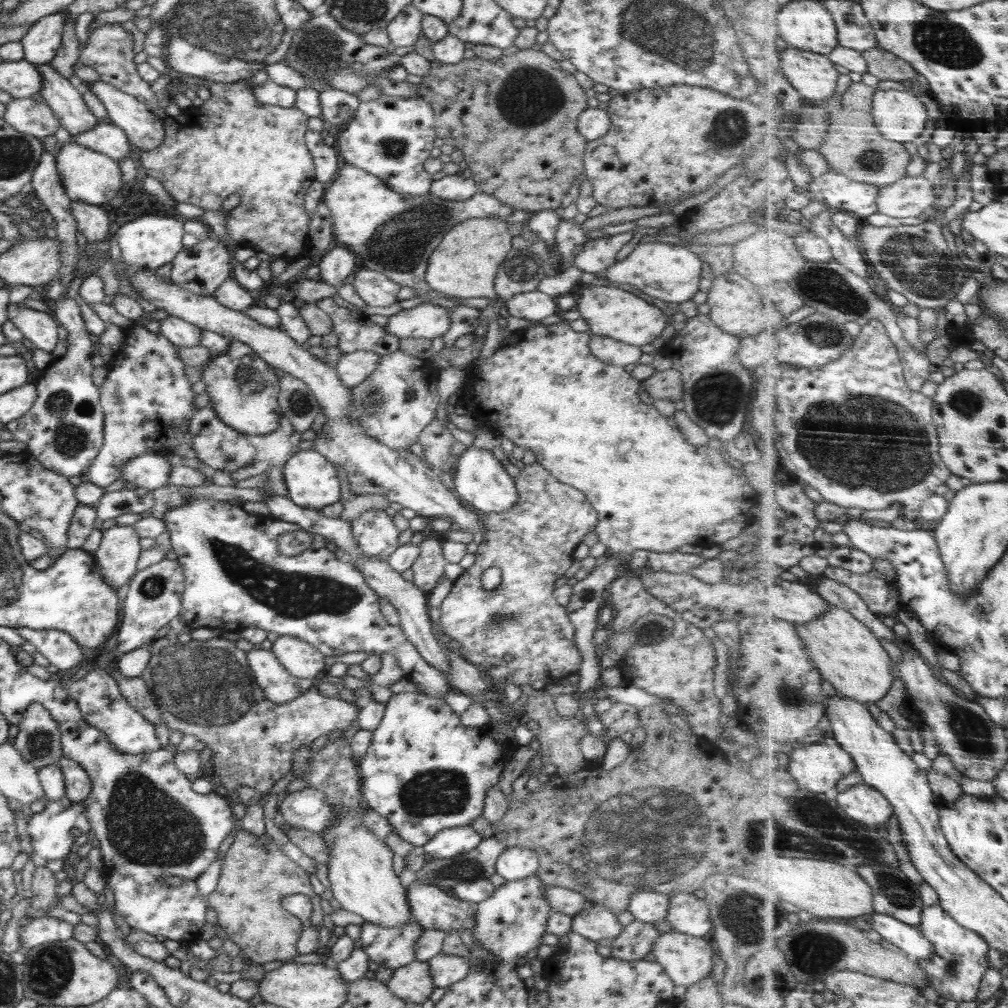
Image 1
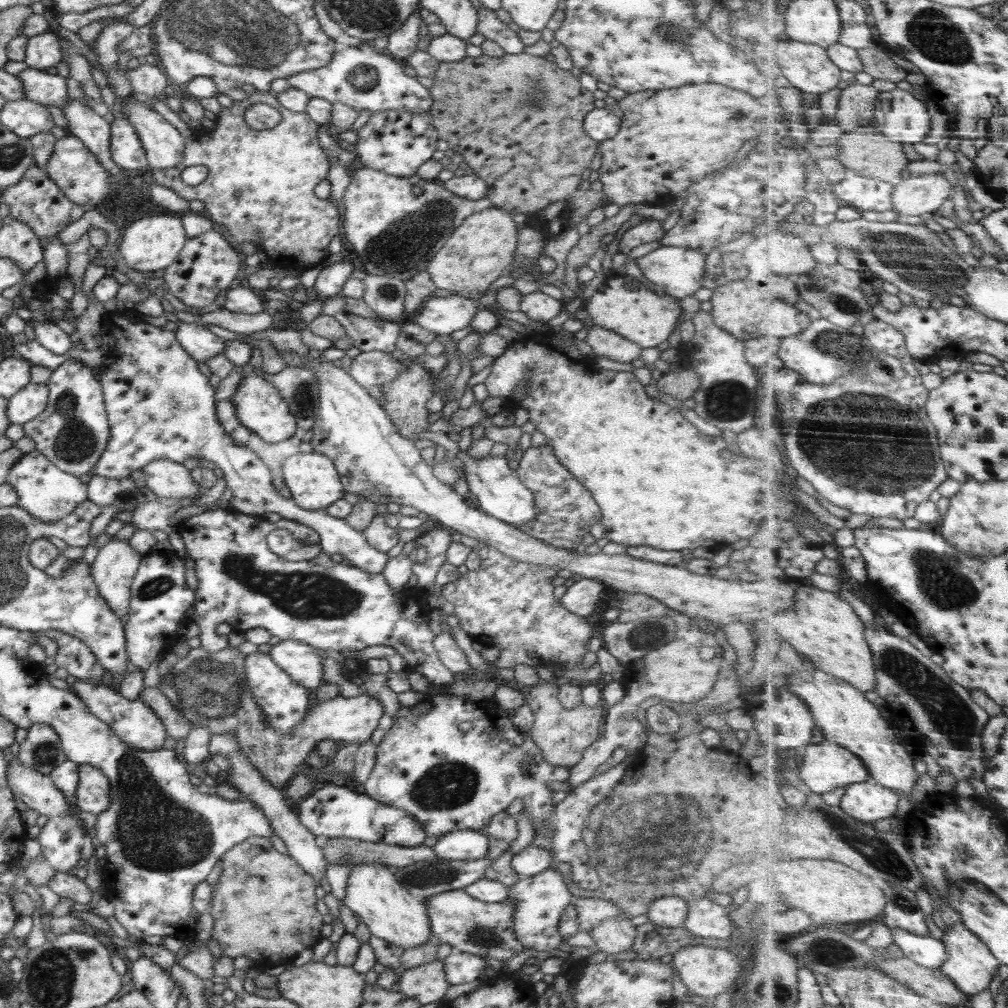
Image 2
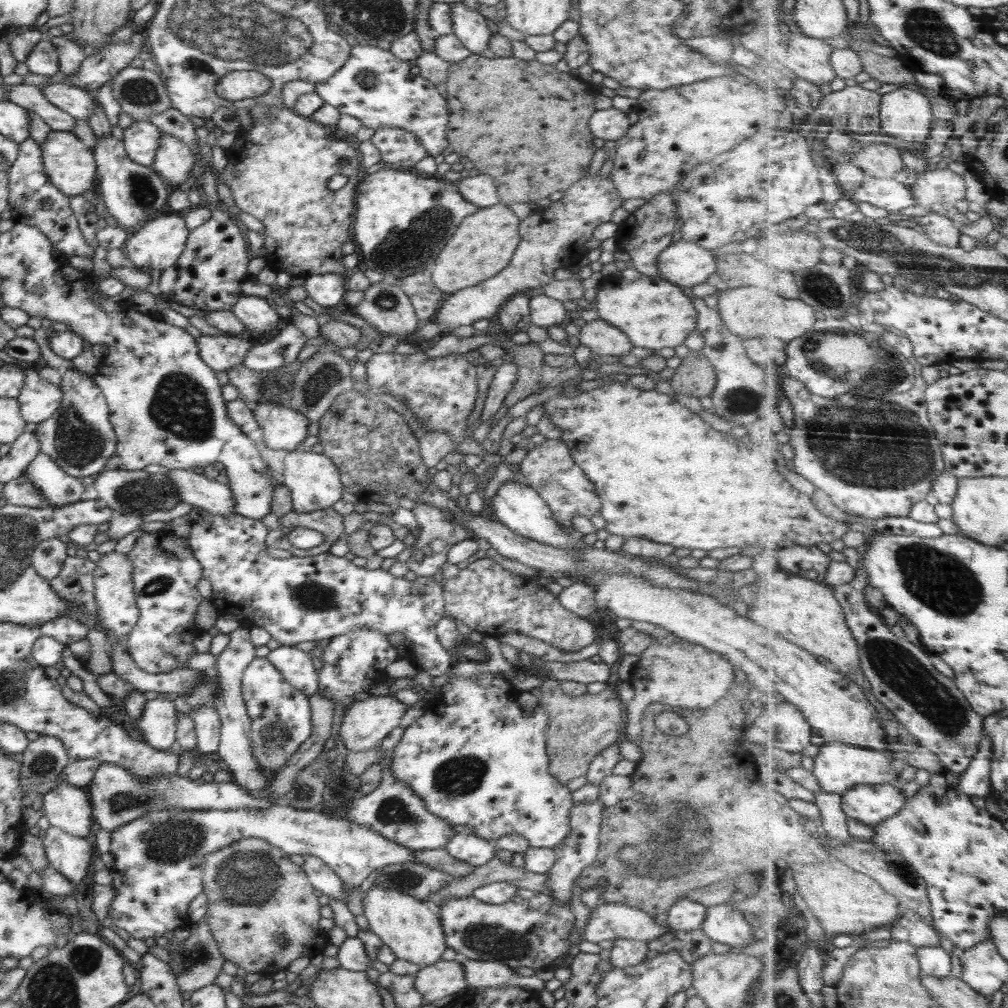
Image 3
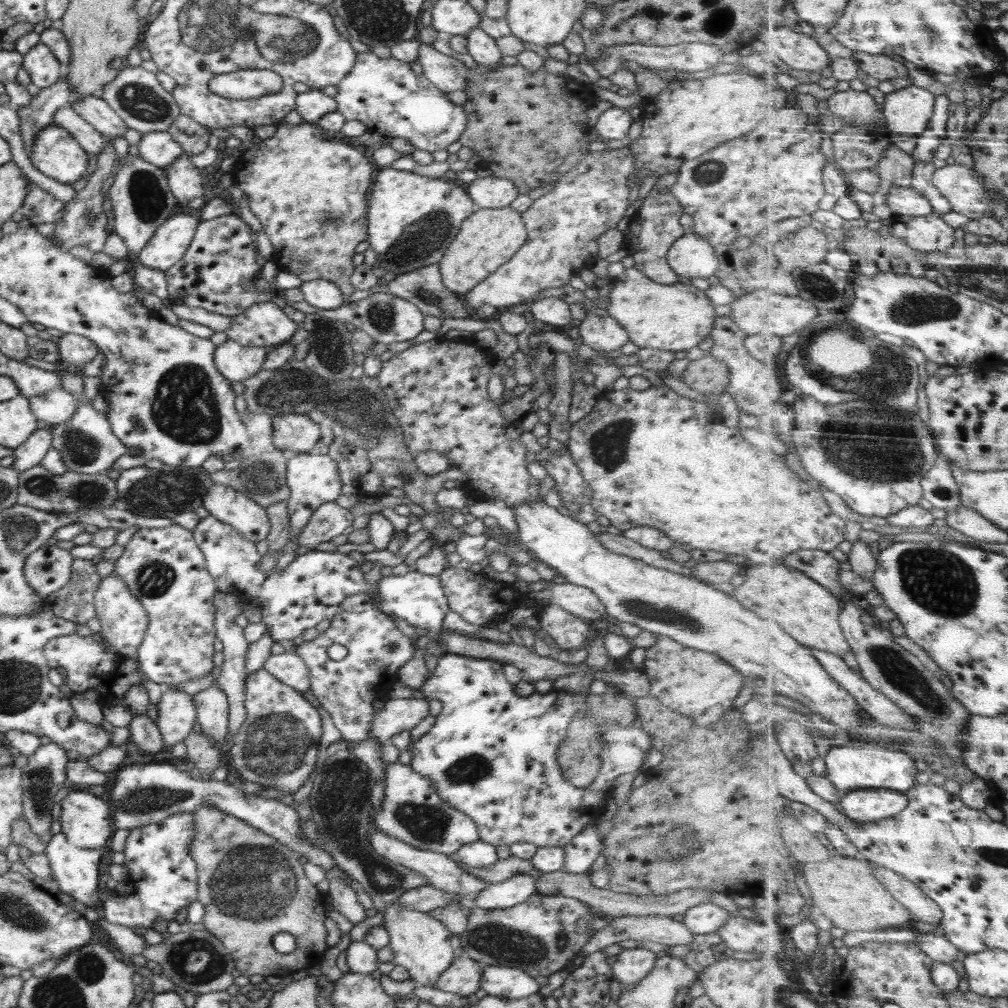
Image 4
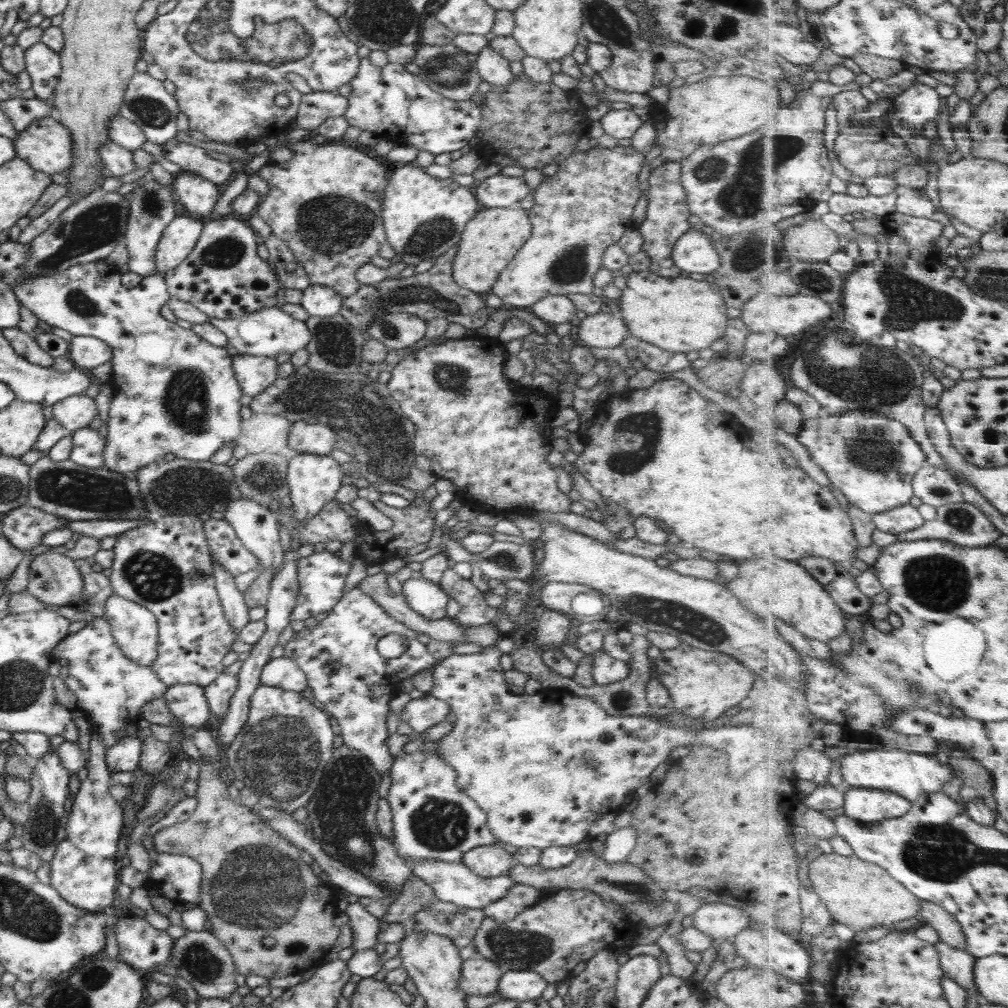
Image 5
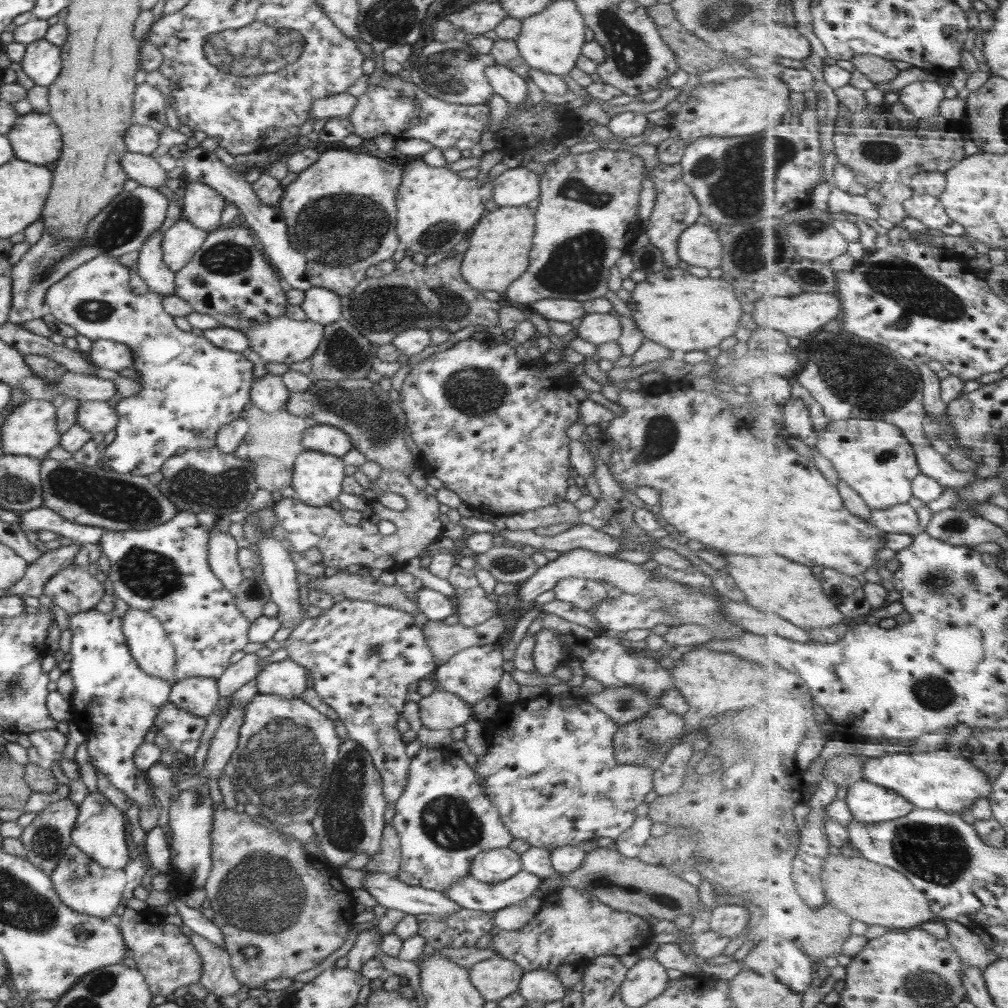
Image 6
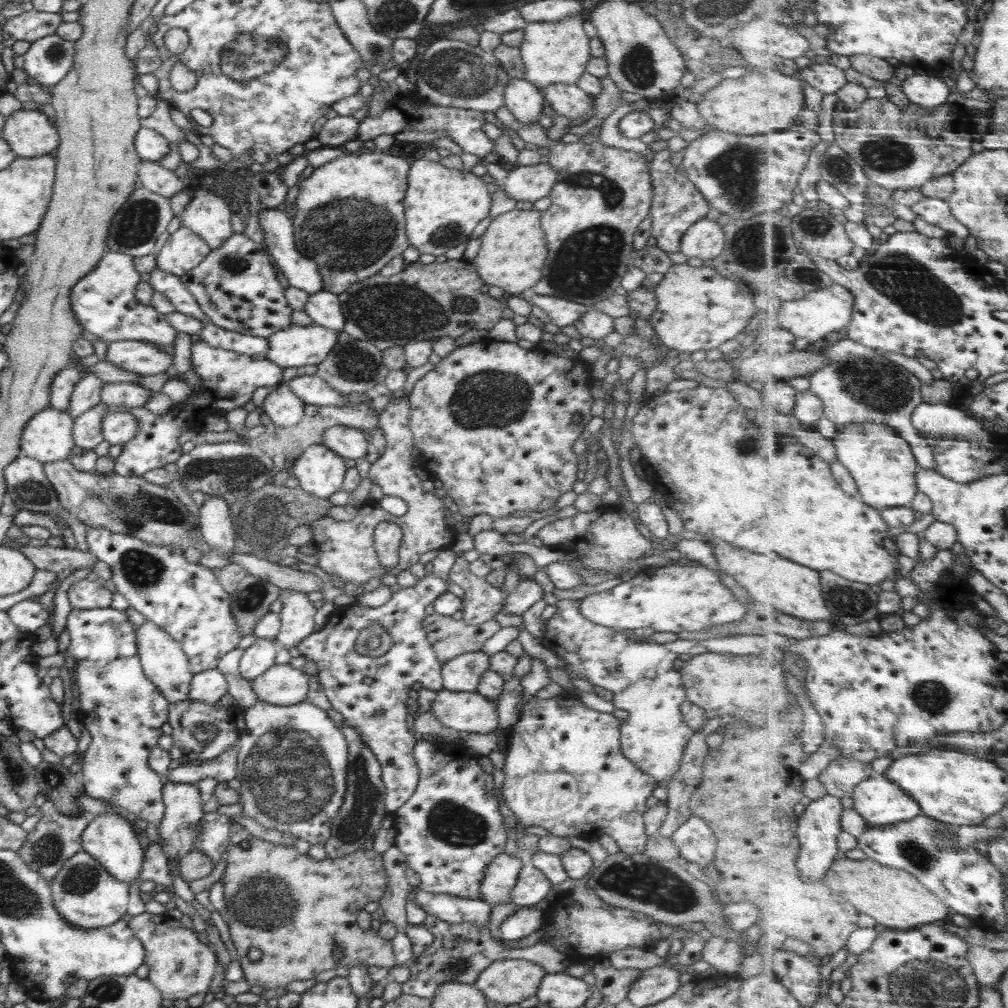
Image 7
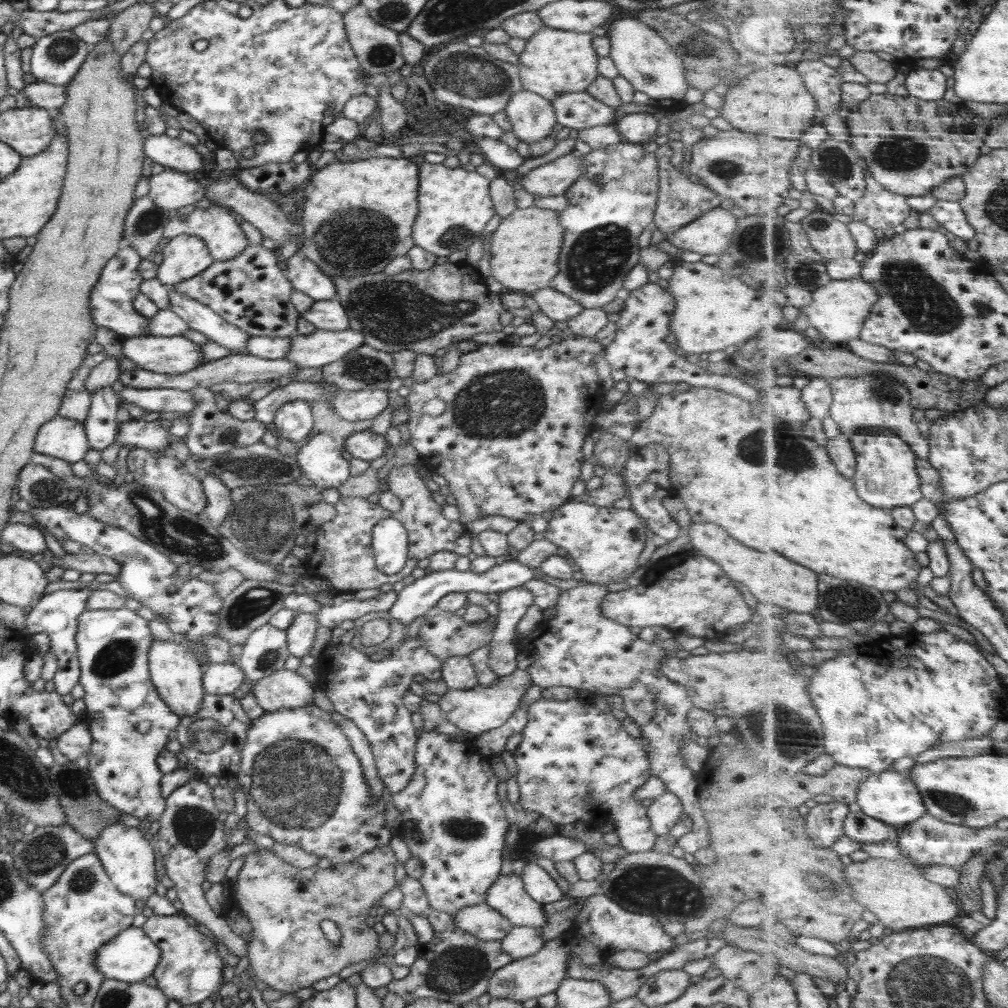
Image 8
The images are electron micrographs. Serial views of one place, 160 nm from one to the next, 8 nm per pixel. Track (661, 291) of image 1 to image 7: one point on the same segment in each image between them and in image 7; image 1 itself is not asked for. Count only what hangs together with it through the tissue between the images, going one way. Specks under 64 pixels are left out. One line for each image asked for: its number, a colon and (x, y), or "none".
2: (679, 272)
3: (685, 264)
4: (691, 256)
5: (694, 252)
6: (700, 245)
7: (705, 239)

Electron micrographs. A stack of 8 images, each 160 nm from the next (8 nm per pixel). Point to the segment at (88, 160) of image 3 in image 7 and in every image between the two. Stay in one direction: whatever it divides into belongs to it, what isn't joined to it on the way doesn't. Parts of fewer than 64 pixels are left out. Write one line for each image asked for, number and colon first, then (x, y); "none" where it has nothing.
4: (56, 154)
5: (46, 145)
6: (35, 138)
7: (29, 133)

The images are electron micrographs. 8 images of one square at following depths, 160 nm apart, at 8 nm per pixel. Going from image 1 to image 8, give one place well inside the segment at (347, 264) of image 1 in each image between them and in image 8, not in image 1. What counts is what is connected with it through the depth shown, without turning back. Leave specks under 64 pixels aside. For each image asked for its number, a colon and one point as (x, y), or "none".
2: (329, 283)
3: (327, 290)
4: (322, 294)
5: (320, 301)
6: (321, 306)
7: (323, 307)
8: (327, 314)

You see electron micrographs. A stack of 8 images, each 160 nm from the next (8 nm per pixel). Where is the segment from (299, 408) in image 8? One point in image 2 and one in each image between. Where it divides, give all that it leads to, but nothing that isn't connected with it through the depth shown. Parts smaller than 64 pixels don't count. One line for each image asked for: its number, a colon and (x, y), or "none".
2: (196, 339)
3: (220, 353)
4: (236, 362)
5: (254, 374)
6: (269, 393)
7: (285, 409)

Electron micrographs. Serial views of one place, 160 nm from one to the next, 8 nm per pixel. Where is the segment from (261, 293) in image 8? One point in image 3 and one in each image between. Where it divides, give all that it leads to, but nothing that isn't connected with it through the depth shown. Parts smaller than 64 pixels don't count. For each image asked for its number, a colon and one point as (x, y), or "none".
3: (207, 276)
4: (218, 273)
5: (223, 277)
6: (229, 279)
7: (236, 285)

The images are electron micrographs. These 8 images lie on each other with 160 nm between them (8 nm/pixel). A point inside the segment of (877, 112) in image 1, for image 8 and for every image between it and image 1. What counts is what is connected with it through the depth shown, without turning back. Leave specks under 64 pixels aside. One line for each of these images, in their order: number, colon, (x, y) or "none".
2: (906, 119)
3: (907, 113)
4: (909, 111)
5: (918, 105)
6: (924, 99)
7: (928, 90)
8: (932, 85)

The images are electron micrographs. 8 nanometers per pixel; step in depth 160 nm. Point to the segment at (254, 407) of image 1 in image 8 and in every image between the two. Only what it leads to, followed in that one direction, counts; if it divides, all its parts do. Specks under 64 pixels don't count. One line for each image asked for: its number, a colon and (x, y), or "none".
2: (259, 407)
3: (283, 428)
4: (293, 433)
5: (319, 438)
6: (324, 438)
7: (347, 442)
8: (366, 445)

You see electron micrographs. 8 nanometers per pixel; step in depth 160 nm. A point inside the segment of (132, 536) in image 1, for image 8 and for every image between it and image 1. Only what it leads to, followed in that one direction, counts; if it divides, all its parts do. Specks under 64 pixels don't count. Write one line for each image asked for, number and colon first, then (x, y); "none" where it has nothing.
2: (113, 569)
3: (118, 613)
4: (123, 619)
5: (134, 627)
6: (150, 646)
7: (164, 663)
8: (177, 677)

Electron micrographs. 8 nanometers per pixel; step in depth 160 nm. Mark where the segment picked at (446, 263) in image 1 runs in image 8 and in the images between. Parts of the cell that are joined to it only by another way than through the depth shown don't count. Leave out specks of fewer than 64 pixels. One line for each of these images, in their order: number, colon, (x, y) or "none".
2: (477, 253)
3: (483, 245)
4: (489, 237)
5: (489, 242)
6: (498, 253)
7: (513, 252)
8: (524, 251)

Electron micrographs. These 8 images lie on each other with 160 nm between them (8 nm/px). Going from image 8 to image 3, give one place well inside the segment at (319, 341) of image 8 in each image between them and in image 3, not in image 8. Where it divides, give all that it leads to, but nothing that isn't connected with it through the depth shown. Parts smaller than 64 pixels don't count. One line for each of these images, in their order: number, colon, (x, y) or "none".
3: (257, 315)
4: (264, 324)
5: (269, 332)
6: (283, 340)
7: (296, 346)

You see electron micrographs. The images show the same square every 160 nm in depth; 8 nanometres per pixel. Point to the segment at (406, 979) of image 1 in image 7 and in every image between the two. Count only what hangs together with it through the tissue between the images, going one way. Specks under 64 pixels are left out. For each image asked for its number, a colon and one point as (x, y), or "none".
2: (426, 983)
3: (444, 978)
4: (463, 976)
5: (479, 976)
6: (496, 977)
7: (505, 981)

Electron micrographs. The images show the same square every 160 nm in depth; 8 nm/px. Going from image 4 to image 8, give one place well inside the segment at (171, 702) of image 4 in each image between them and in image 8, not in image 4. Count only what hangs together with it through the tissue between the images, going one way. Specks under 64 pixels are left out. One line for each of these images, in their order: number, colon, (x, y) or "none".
5: (187, 702)
6: (198, 696)
7: (210, 686)
8: (222, 679)

